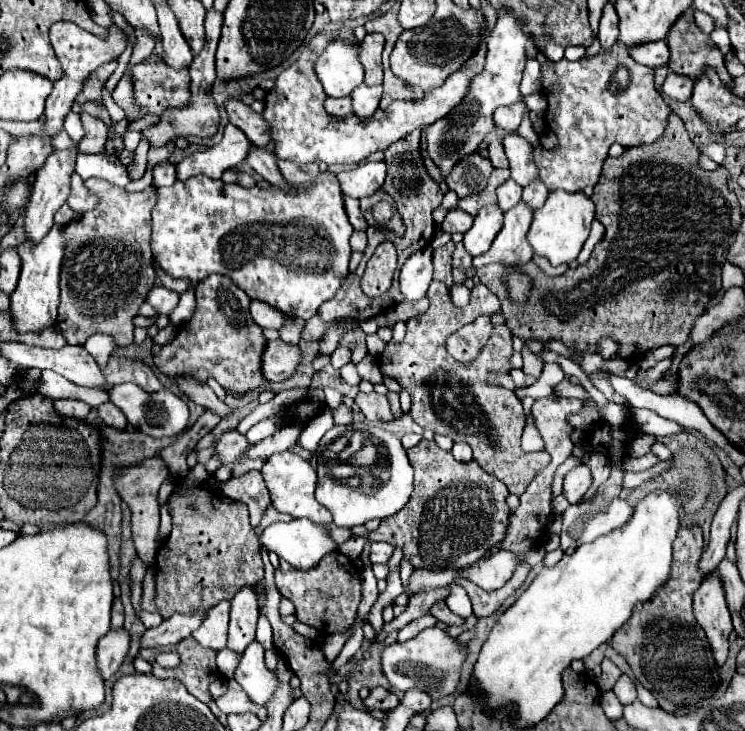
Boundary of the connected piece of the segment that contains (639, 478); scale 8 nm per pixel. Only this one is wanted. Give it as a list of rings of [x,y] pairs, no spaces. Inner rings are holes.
[[[662,461],[654,465],[650,469],[647,469],[645,472],[628,472],[624,474],[623,487],[624,488],[633,488],[639,486],[642,482],[645,482],[652,479],[654,476],[660,474],[670,464],[669,461]]]

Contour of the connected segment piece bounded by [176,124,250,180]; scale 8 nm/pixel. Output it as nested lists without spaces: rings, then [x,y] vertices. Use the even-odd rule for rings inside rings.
[[[228,124],[224,128],[224,138],[220,144],[204,152],[190,154],[176,166],[176,180],[188,180],[190,176],[196,176],[196,174],[204,174],[216,180],[222,176],[224,170],[242,162],[248,150],[250,150],[250,140],[242,134],[240,128],[236,128],[234,124]]]

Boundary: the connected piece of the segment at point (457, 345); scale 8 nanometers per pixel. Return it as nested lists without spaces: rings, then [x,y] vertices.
[[[480,316],[472,324],[466,324],[458,332],[450,334],[446,340],[446,350],[454,360],[470,362],[486,346],[492,328],[494,326],[490,322],[490,316]]]

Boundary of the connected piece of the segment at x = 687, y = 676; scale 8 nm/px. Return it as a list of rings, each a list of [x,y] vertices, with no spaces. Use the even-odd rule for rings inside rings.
[[[680,526],[678,540],[674,540],[670,580],[658,588],[650,602],[638,604],[630,620],[610,638],[610,646],[616,646],[616,652],[626,658],[636,680],[654,694],[666,712],[676,712],[678,708],[710,698],[720,684],[720,672],[714,664],[710,644],[692,614],[692,596],[702,582],[698,570],[702,546],[700,526]]]

